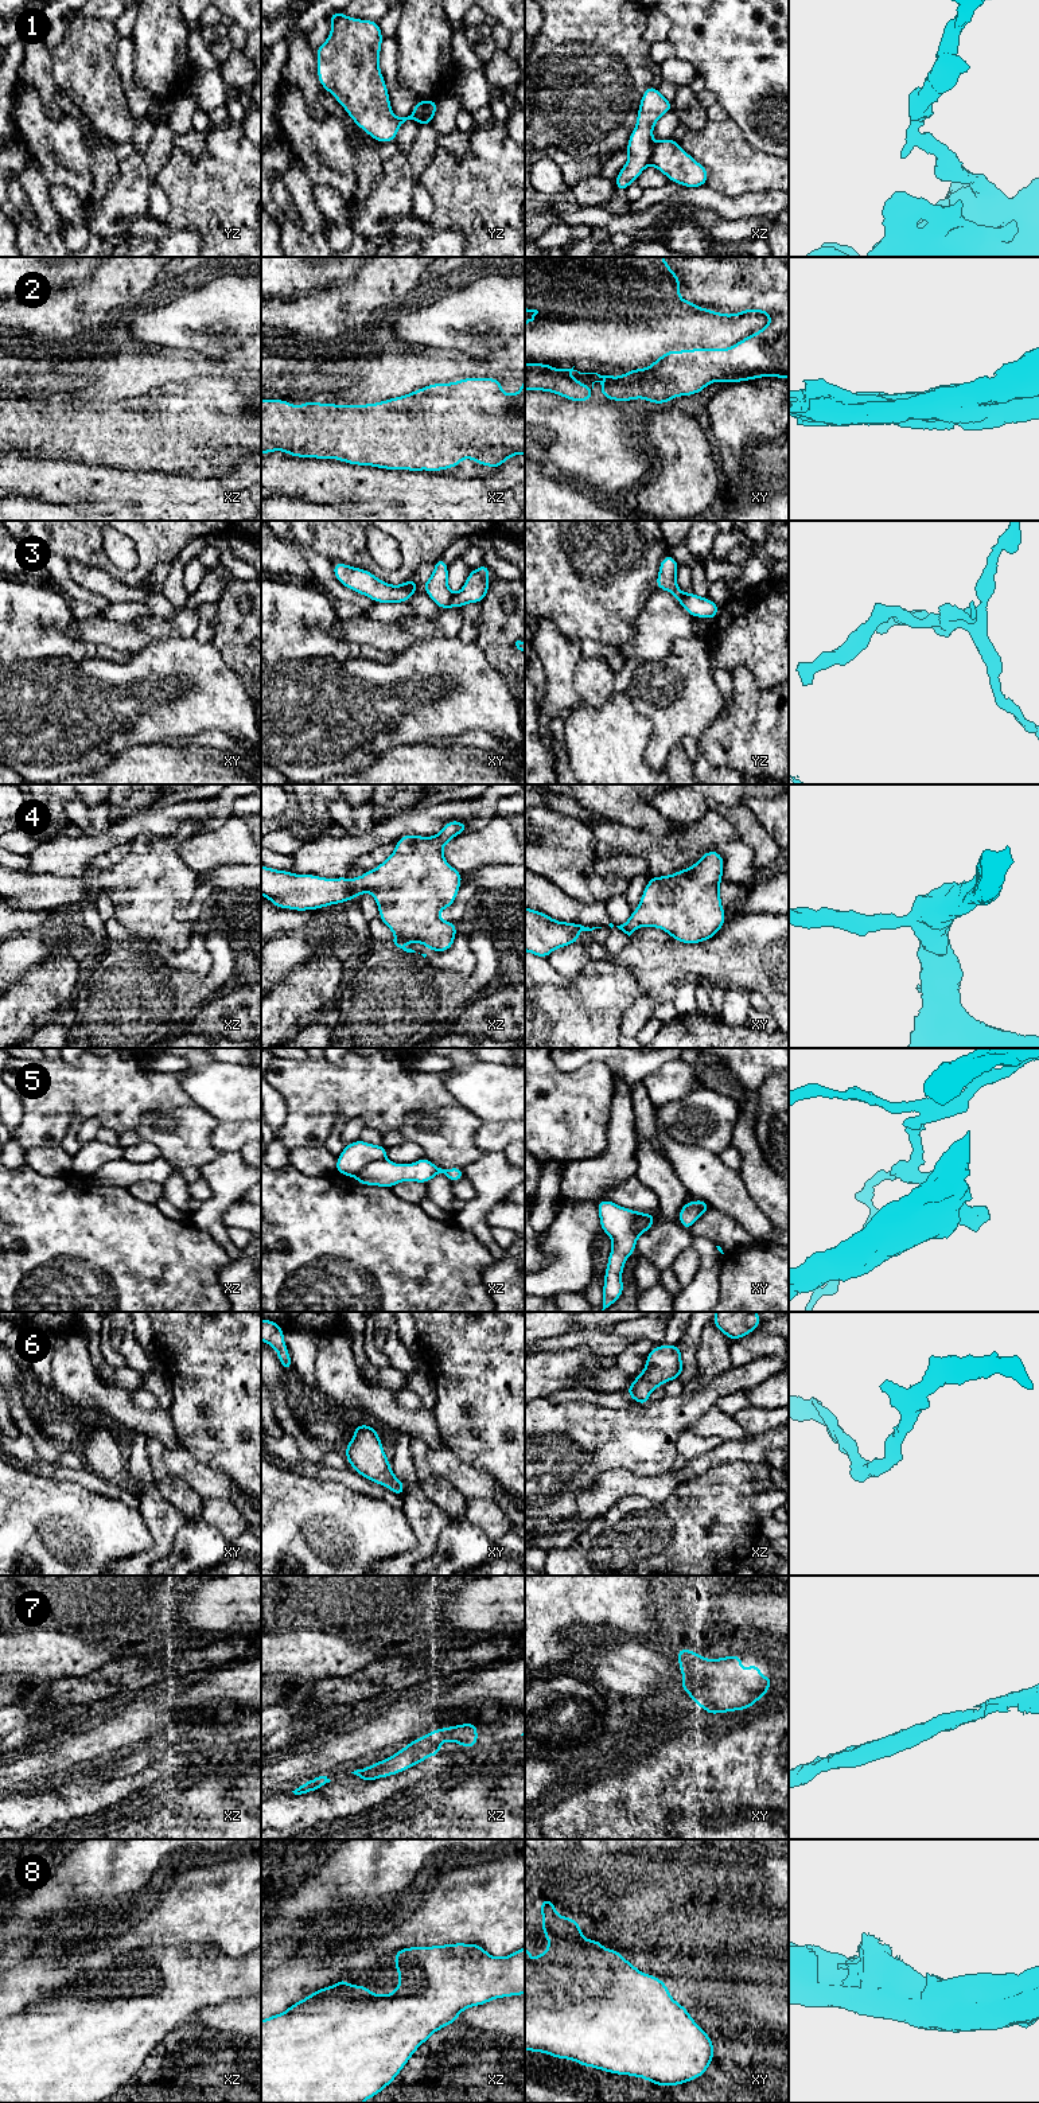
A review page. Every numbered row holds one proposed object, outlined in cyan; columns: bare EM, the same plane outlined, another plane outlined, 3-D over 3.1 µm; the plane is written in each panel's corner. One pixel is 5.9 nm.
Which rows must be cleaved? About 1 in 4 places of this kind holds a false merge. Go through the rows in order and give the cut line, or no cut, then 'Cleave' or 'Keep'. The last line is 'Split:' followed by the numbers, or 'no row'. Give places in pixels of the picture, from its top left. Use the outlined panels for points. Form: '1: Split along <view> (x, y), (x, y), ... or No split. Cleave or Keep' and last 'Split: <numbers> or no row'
1: Split along xz (653, 145), (649, 163). Cleave
2: No split. Keep
3: Split along xy (454, 595), (448, 606). Cleave
4: No split. Keep
5: Split along xz (384, 1159), (369, 1161), (354, 1176). Cleave
6: No split. Keep
7: No split. Keep
8: No split. Keep
Split: 1, 3, 5

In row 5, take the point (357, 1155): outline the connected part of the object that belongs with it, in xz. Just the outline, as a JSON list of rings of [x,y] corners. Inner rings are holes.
[[[357,1140],[345,1145],[336,1157],[335,1173],[355,1177],[357,1173],[371,1161],[385,1160],[388,1148],[385,1145],[371,1145],[363,1140]]]

